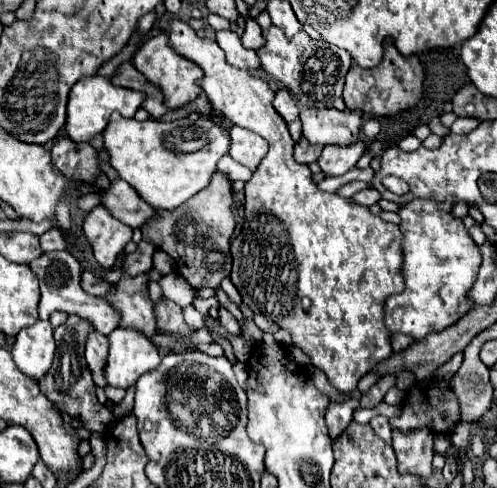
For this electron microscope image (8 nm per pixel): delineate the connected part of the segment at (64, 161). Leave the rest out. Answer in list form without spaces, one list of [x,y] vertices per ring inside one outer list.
[[[58,137],[50,151],[54,167],[68,179],[82,183],[94,183],[98,179],[98,151],[90,143],[74,143],[70,137]]]

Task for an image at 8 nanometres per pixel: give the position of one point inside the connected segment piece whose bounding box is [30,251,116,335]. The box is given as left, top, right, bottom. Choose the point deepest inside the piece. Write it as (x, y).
(59, 278)

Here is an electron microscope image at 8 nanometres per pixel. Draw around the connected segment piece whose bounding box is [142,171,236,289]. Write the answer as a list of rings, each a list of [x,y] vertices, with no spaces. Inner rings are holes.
[[[216,171],[212,183],[184,203],[178,211],[158,211],[152,223],[142,227],[144,241],[158,243],[154,247],[166,251],[176,261],[176,271],[194,287],[220,287],[220,281],[230,275],[232,257],[230,257],[230,237],[234,233],[234,215],[232,215],[232,189],[224,173]],[[188,211],[188,219],[186,219]]]

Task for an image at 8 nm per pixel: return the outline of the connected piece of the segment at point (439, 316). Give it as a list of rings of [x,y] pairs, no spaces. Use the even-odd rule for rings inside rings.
[[[424,199],[424,203],[406,203],[400,207],[400,229],[402,229],[402,279],[404,279],[404,291],[390,295],[384,303],[384,323],[390,333],[406,333],[414,339],[424,339],[428,333],[442,331],[444,327],[456,323],[462,315],[468,313],[468,291],[472,283],[476,281],[478,267],[480,267],[480,251],[472,237],[468,235],[468,229],[462,225],[462,219],[454,219],[450,215],[452,205],[444,203],[432,203]]]

